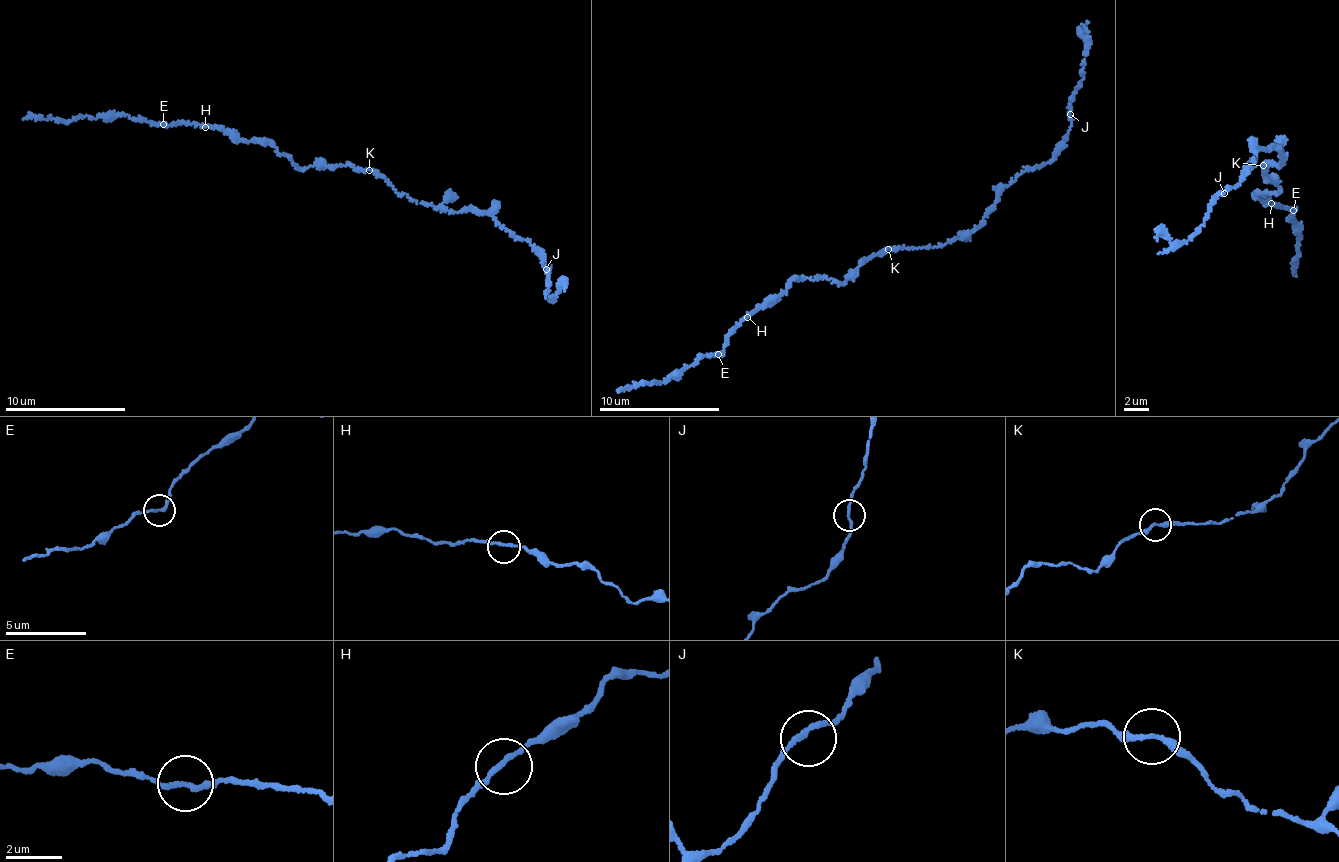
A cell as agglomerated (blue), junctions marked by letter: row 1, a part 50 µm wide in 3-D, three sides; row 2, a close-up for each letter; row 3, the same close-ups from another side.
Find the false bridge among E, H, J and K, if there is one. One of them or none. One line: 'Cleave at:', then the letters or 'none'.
Cleave at: none

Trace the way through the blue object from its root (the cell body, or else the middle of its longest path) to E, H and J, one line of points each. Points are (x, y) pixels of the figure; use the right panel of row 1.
E: (1263, 165), (1263, 171), (1269, 179), (1275, 180), (1280, 190), (1275, 194), (1259, 193), (1258, 198), (1293, 210)
H: (1263, 165), (1280, 190), (1257, 195), (1271, 203)
J: (1263, 165), (1272, 161), (1279, 166), (1285, 161), (1275, 145), (1256, 152), (1249, 173), (1224, 193)

